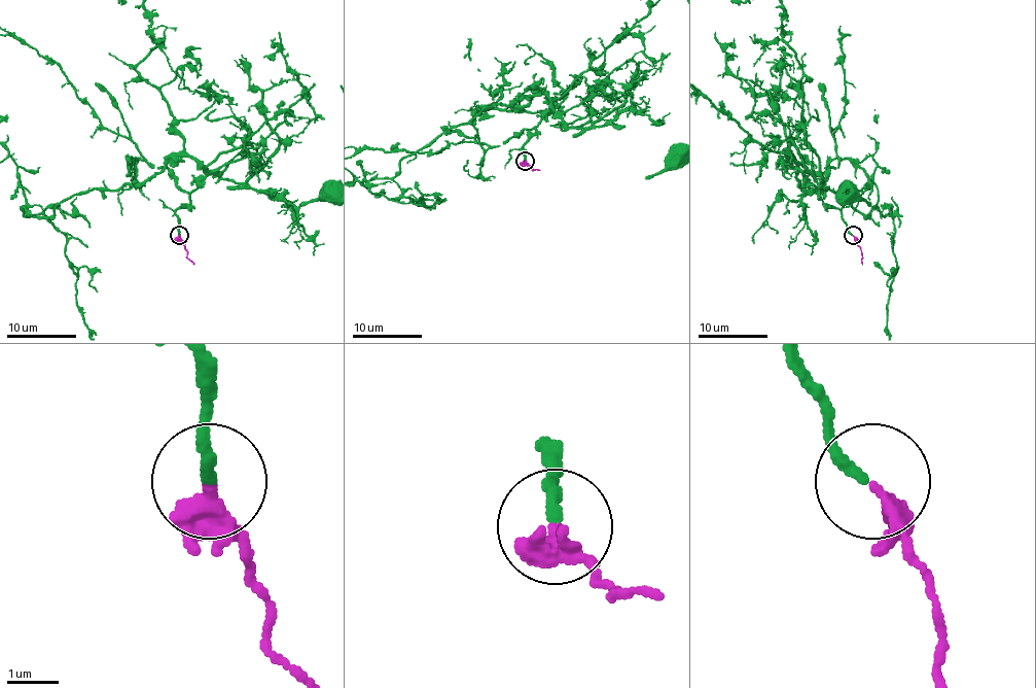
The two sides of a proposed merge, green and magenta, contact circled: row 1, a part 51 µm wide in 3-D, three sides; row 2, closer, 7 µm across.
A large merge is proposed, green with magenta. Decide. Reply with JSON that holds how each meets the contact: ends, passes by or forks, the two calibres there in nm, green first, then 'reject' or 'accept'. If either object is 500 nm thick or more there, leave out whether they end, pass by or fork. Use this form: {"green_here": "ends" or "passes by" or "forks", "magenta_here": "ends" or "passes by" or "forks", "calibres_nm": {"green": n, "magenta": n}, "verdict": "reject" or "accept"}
{"green_here": "ends", "magenta_here": "ends", "calibres_nm": {"green": 240, "magenta": 380}, "verdict": "accept"}

